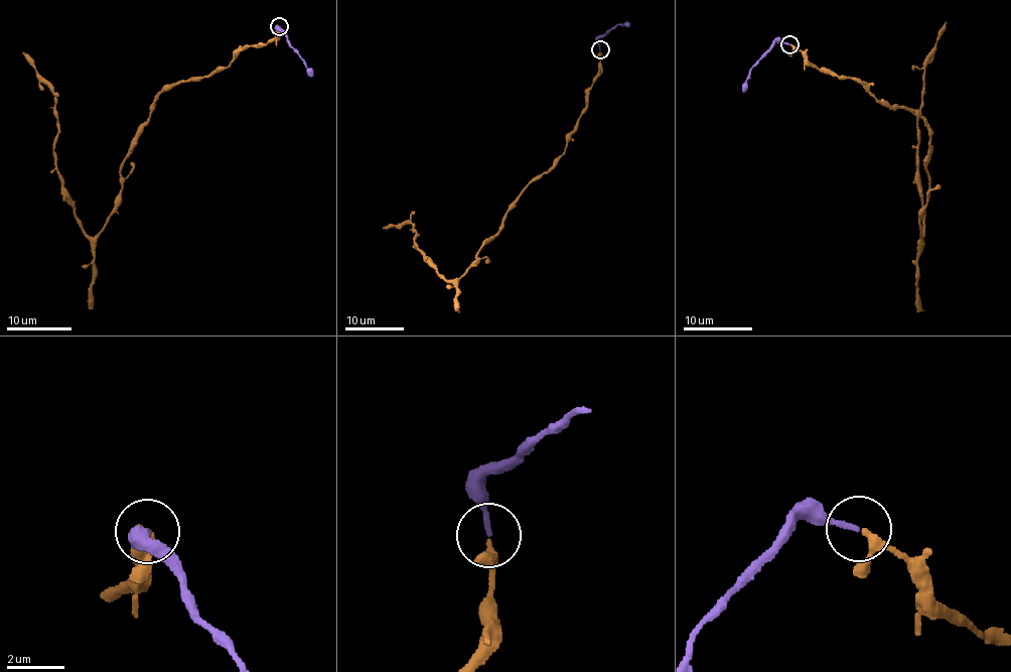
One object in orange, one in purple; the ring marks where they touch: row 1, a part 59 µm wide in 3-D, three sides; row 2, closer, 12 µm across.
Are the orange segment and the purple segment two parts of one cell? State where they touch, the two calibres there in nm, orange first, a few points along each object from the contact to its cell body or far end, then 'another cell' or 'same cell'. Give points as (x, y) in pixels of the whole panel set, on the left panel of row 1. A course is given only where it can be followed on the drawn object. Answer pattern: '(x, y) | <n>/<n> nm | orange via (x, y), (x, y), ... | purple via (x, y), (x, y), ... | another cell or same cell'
(279, 26) | 200/170 nm | orange via (279, 26), (278, 37), (158, 97), (122, 166), (116, 212), (93, 238), (56, 168), (54, 96), (22, 51) | purple via (279, 26), (312, 77) | same cell

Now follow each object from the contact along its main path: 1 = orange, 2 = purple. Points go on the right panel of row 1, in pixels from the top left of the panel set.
1: (790, 44), (808, 62), (924, 121), (928, 180), (920, 239), (922, 73), (947, 21)
2: (790, 44), (774, 41), (764, 51), (750, 70), (744, 93)

